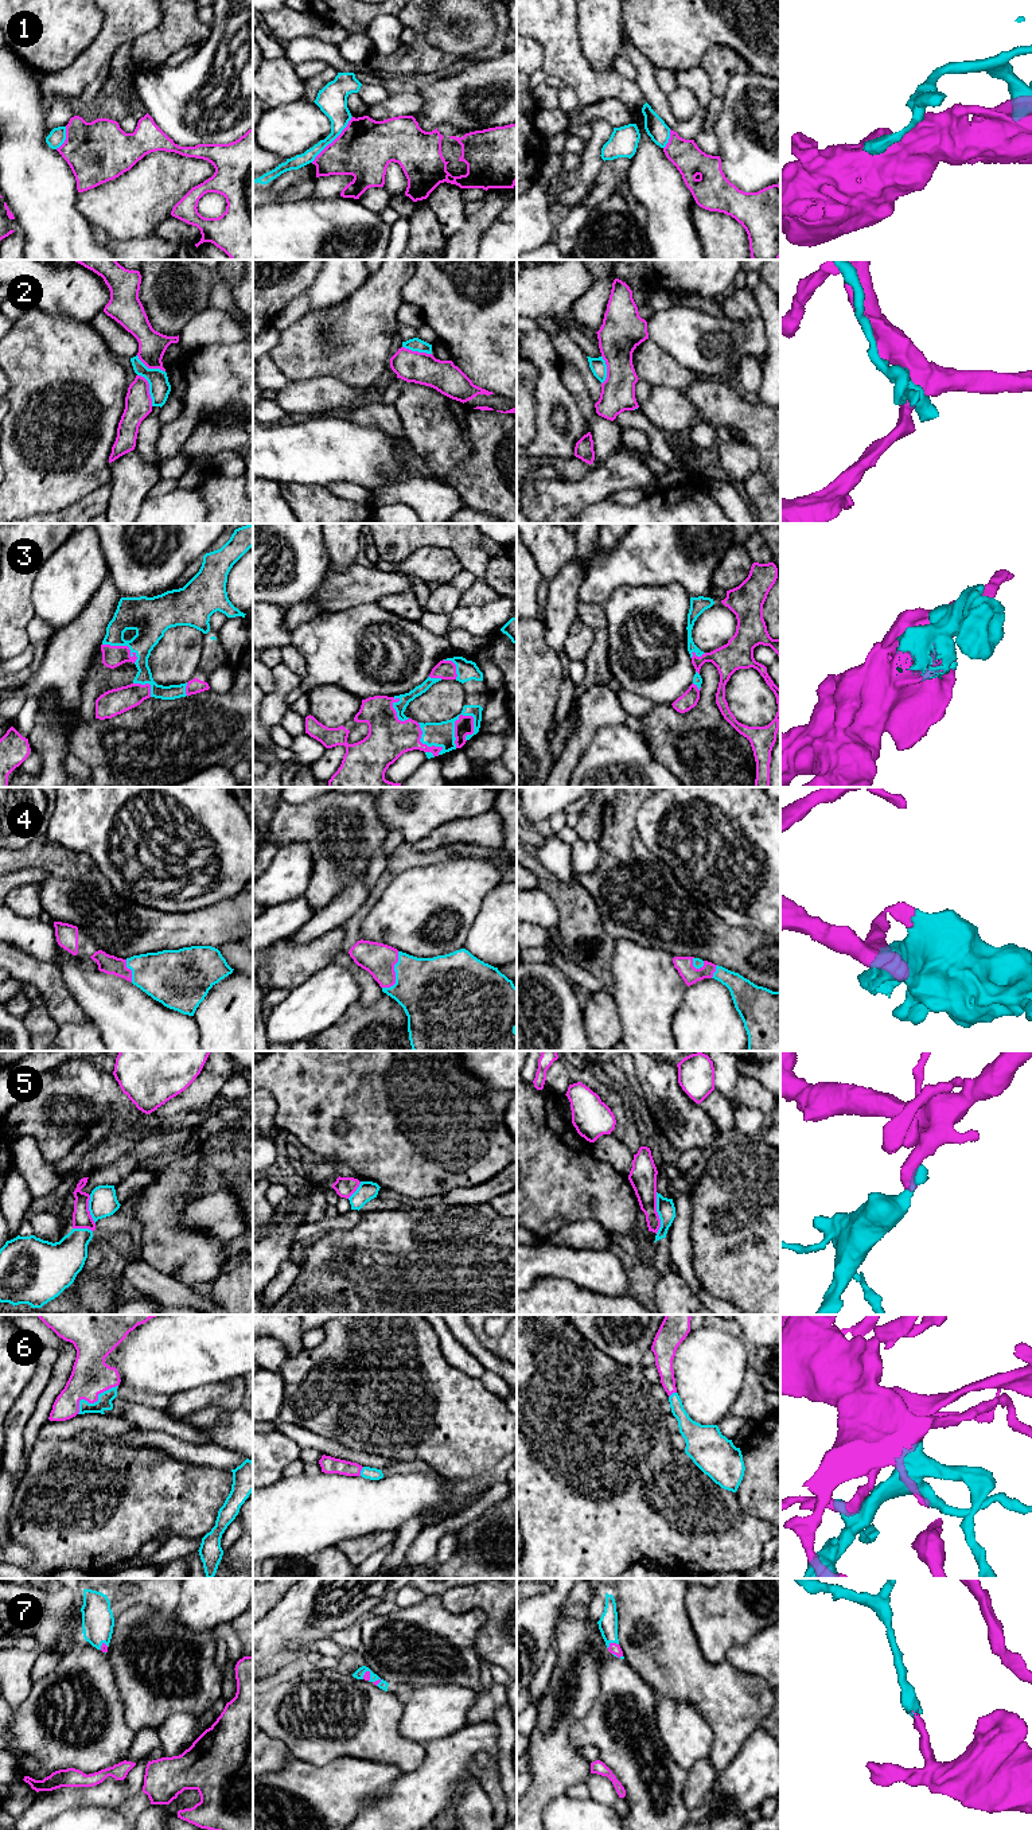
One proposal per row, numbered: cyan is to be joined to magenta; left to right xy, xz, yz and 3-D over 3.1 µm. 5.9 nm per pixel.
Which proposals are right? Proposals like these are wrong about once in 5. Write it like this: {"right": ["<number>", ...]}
{"right": ["3", "4", "6", "7"]}

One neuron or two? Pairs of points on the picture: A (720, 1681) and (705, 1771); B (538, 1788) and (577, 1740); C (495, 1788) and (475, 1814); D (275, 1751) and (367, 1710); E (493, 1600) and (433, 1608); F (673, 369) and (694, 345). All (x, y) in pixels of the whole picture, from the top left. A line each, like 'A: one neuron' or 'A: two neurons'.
A: two neurons
B: two neurons
C: two neurons
D: two neurons
E: two neurons
F: two neurons

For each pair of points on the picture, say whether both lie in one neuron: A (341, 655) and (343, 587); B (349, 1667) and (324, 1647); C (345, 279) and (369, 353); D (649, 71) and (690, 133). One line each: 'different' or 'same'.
A: different
B: same
C: different
D: same

